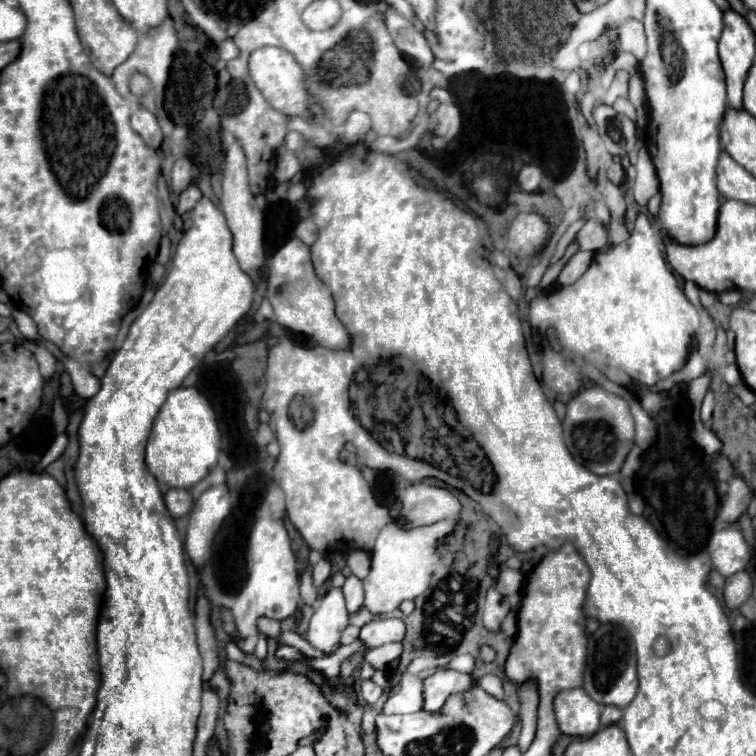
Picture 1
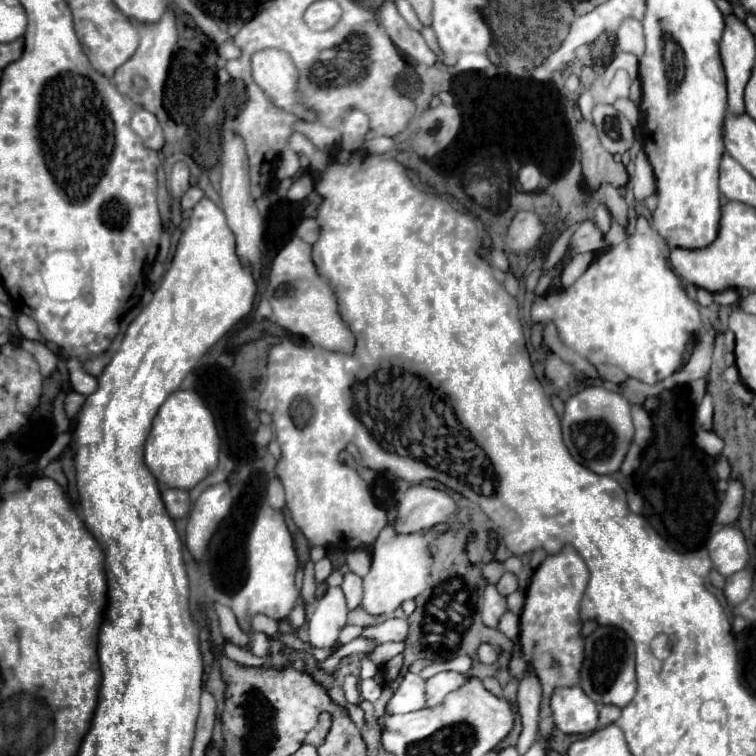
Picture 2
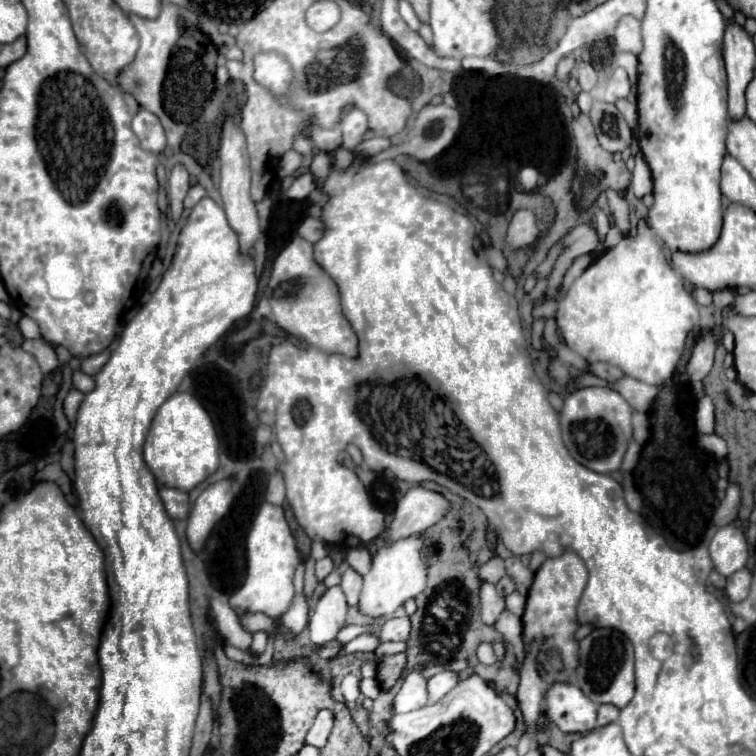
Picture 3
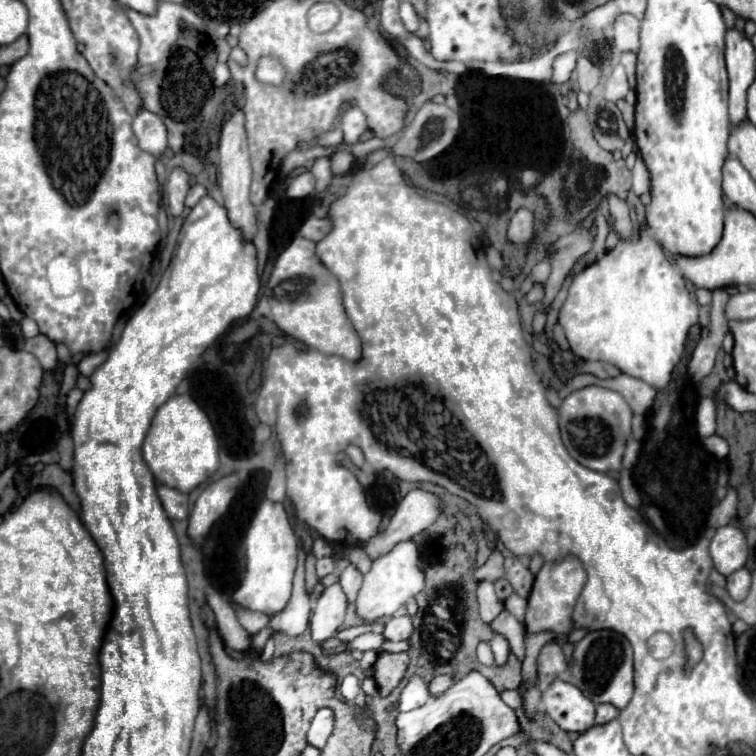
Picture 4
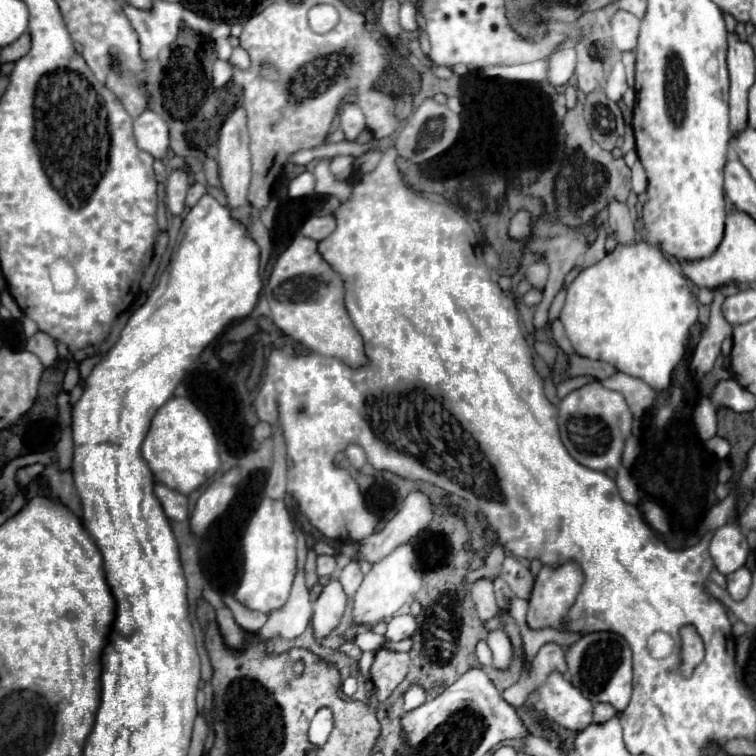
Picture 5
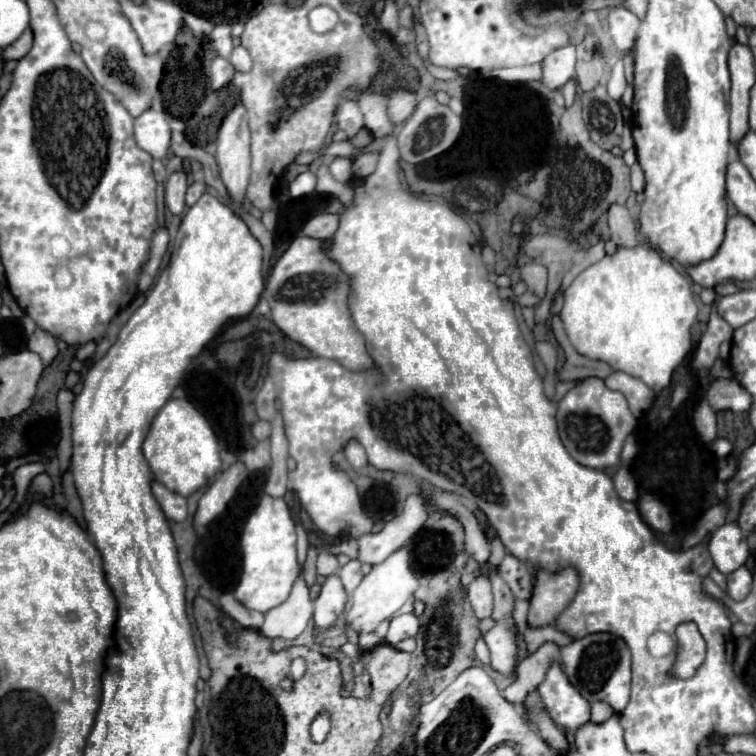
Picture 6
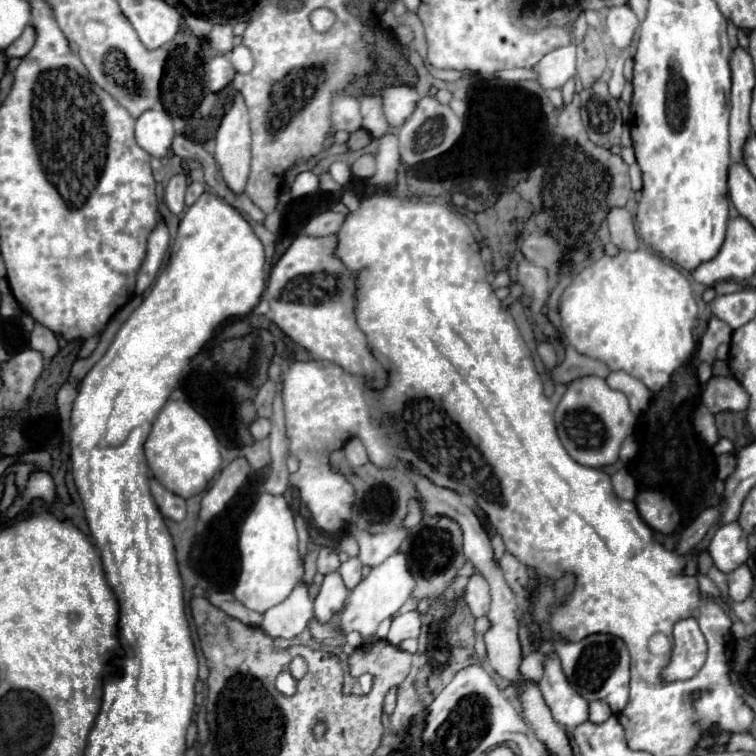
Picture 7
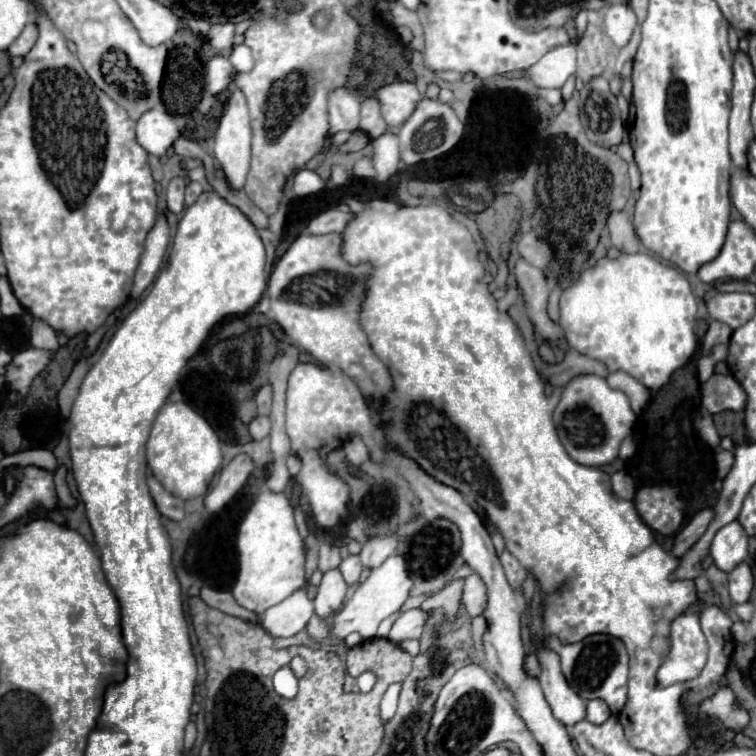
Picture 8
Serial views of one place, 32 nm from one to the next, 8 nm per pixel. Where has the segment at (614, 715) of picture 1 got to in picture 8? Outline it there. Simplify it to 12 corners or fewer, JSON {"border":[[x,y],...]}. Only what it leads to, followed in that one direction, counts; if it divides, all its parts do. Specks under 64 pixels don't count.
{"border":[[588,700],[586,720],[602,724],[610,718],[604,700]]}

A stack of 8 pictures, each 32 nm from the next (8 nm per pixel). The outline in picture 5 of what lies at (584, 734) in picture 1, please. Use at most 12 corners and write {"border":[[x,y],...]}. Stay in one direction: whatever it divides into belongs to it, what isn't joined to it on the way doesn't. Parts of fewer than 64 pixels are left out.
{"border":[[558,672],[538,688],[550,720],[572,732],[594,722],[594,704]]}

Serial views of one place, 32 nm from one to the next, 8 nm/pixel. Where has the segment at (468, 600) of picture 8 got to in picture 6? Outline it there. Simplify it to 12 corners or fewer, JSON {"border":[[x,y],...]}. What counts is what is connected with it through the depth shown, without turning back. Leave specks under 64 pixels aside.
{"border":[[478,576],[468,586],[476,616],[492,616],[492,584]]}

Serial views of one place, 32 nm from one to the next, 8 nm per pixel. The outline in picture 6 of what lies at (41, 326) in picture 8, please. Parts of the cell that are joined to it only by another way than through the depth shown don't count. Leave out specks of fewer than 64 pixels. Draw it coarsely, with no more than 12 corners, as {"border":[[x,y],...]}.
{"border":[[36,330],[28,350],[52,364],[58,354],[56,338]]}

